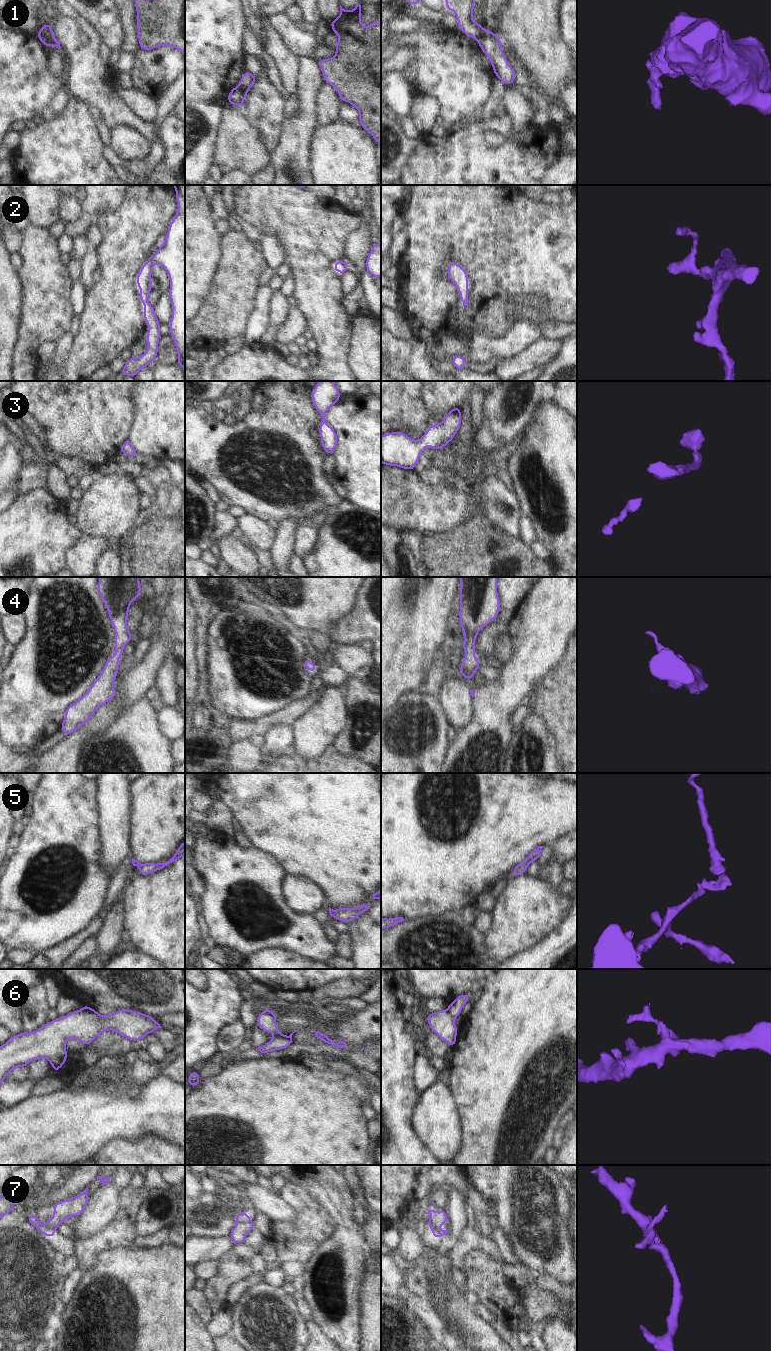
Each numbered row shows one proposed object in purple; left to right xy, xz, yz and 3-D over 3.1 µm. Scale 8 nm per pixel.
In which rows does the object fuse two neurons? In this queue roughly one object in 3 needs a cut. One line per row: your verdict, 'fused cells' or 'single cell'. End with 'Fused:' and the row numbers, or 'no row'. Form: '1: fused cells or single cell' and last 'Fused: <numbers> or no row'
1: fused cells
2: single cell
3: single cell
4: single cell
5: single cell
6: fused cells
7: fused cells
Fused: 1, 6, 7

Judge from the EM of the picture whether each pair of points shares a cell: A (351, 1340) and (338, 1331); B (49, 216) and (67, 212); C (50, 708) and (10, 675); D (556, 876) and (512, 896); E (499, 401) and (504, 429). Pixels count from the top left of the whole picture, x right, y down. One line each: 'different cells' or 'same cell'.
A: same cell
B: different cells
C: same cell
D: different cells
E: same cell

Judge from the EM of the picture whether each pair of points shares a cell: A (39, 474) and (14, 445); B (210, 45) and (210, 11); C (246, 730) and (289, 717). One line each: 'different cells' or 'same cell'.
A: same cell
B: same cell
C: same cell

